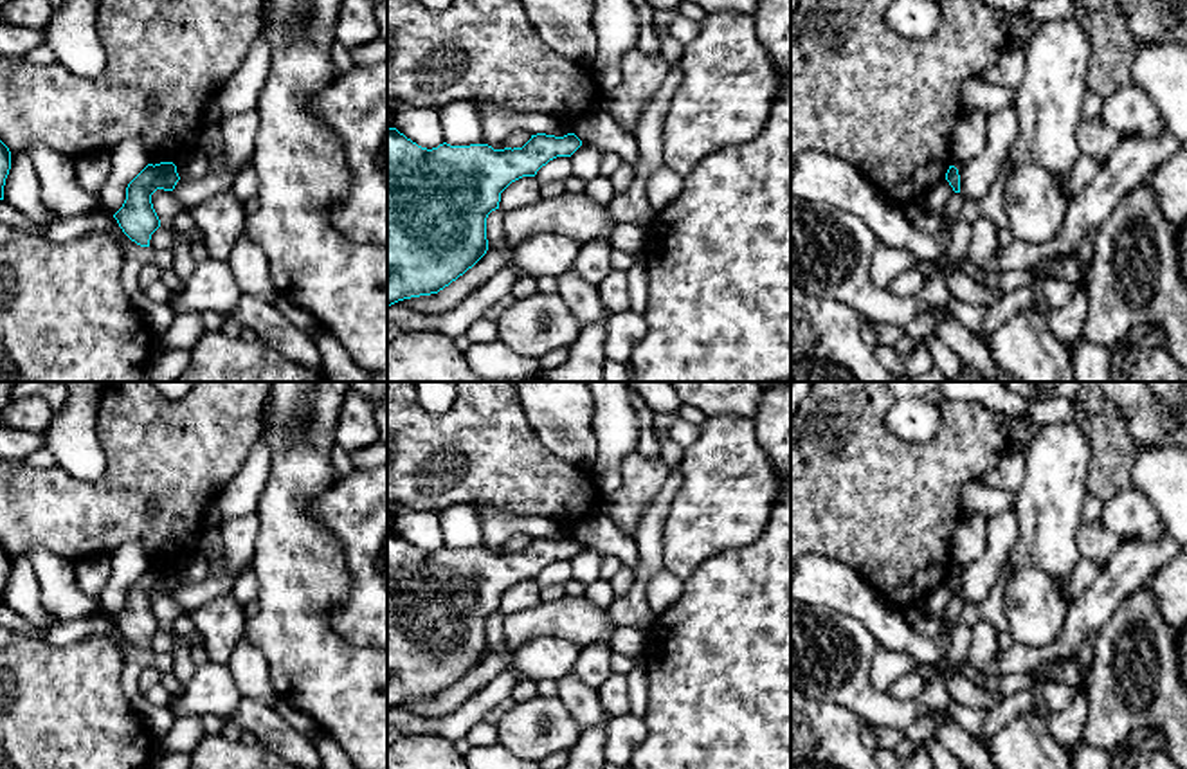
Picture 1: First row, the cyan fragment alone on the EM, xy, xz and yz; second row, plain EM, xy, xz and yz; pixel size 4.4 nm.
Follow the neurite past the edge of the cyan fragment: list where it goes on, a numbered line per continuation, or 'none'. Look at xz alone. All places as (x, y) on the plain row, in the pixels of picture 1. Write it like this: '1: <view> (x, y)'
none

